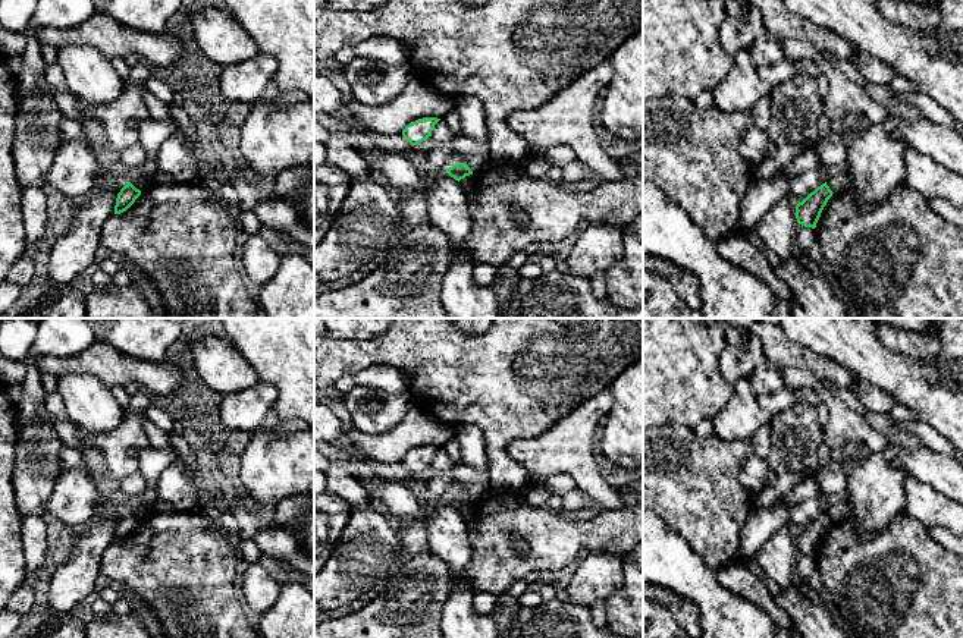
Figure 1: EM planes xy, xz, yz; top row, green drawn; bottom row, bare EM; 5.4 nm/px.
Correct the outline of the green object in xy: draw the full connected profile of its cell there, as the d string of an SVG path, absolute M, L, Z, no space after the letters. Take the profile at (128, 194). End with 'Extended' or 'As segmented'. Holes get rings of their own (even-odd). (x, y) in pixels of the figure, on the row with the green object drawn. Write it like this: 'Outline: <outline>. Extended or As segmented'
Outline: M126 182L126 185L117 194L115 214L126 211L139 195L141 191L137 189L131 182Z. As segmented

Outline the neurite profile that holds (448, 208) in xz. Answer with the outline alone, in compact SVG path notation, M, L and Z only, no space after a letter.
M435 173L432 183L426 183L427 194L427 217L429 224L437 227L448 235L454 242L465 242L473 232L473 217L470 213L470 201L458 180L448 173Z

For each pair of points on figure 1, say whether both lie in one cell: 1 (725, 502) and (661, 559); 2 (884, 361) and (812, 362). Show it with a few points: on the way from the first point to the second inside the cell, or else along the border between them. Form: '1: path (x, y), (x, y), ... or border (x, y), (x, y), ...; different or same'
1: border (658, 515), (705, 565); different
2: border (805, 346), (846, 367), (860, 384); different

